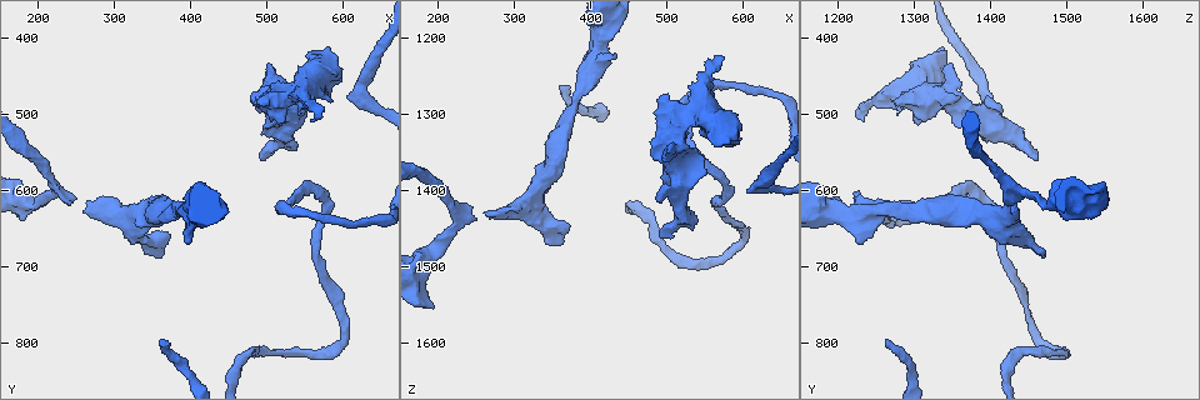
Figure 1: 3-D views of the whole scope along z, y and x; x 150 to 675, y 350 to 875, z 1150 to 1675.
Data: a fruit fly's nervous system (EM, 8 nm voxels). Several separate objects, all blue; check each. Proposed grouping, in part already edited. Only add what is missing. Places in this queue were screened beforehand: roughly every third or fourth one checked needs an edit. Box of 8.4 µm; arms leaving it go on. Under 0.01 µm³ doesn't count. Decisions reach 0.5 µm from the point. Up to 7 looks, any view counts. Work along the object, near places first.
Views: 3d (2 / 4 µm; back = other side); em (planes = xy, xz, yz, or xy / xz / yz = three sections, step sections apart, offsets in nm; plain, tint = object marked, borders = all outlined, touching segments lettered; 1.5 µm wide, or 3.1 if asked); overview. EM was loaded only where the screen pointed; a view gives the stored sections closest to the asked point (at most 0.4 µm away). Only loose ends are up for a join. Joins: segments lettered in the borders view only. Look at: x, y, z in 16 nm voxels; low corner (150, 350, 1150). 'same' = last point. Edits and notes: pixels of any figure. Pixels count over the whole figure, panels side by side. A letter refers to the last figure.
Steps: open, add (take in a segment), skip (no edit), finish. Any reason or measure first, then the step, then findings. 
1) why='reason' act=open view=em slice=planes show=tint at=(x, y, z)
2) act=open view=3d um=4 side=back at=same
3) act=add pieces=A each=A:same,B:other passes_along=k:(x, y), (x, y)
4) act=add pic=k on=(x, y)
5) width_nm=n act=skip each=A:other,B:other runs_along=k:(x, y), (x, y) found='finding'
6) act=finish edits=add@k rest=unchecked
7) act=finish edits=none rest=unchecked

why='free end' act=open view=3d um=2 side=back at=(430, 600, 1230)

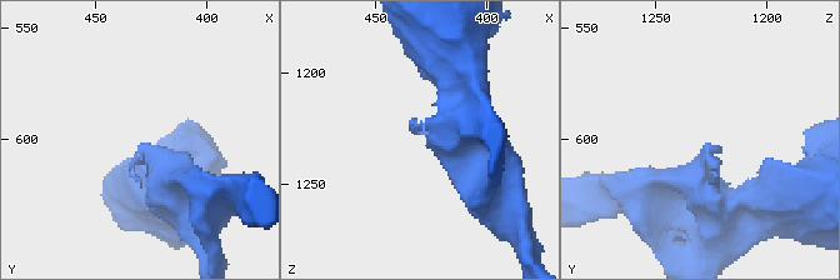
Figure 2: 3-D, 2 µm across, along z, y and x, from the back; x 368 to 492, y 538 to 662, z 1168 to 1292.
why='need the tissue' act=open view=em slice=planes show=tint at=(431, 605, 1227)

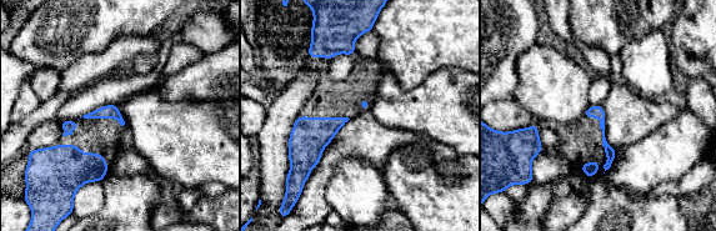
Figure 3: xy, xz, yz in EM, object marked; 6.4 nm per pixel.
why='what lies round it' act=open view=em slice=planes show=borders at=same

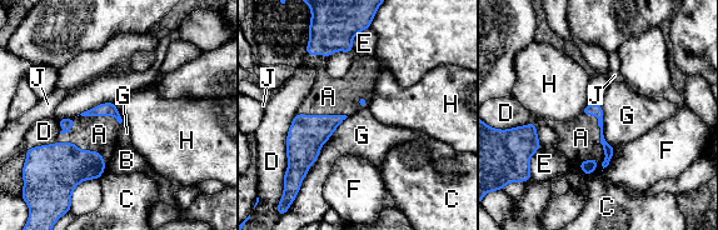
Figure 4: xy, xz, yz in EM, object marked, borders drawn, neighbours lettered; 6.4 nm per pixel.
act=add pieces=A each=A:same,B:other,C:other,D:other,E:other,F:other,G:other,H:other,J:other found='it goes on there'

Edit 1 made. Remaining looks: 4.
why='see it whole again' act=open view=overview

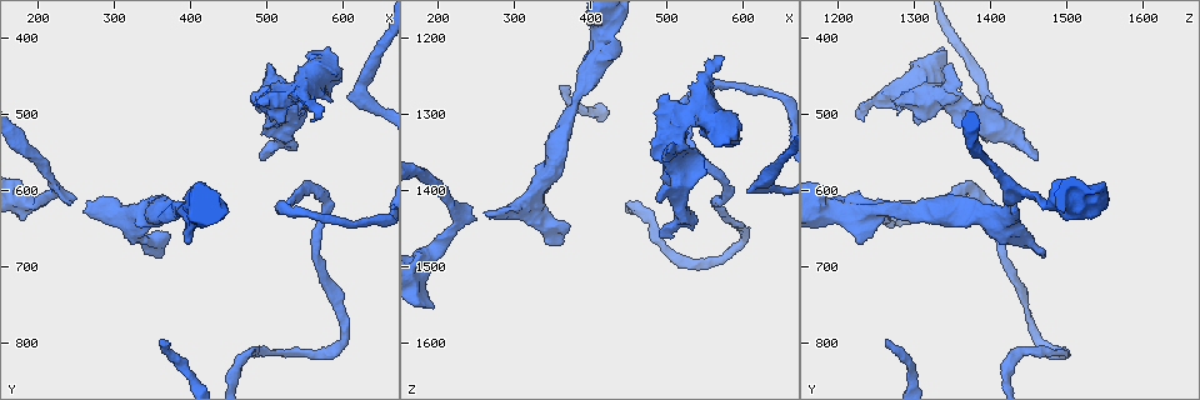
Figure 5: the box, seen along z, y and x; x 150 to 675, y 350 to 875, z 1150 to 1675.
why='thin end' act=open view=3d um=4 side=back at=(355, 800, 1265)

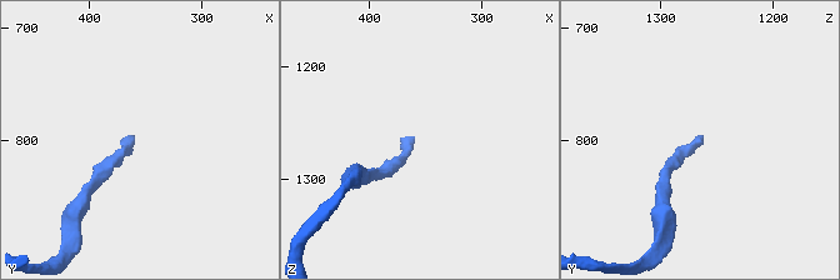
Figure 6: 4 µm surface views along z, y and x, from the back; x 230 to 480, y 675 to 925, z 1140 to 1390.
why='need the tissue' act=open view=em slice=xy step=8 show=borders at=(358, 800, 1264)

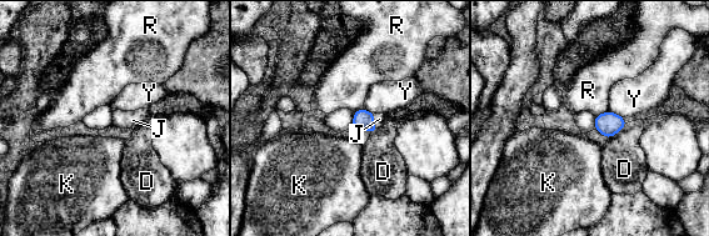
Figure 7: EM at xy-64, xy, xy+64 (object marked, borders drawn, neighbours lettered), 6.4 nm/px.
act=open view=em slice=planes show=borders at=same

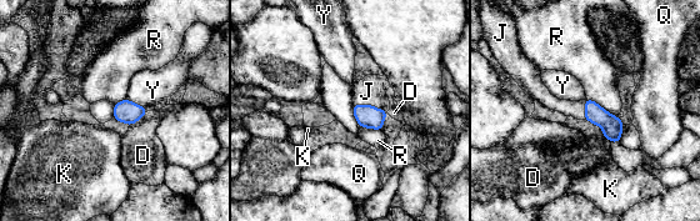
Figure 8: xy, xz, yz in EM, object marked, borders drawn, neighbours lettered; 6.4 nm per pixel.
longest_contact=R:240nm act=add pieces=J each=D:other,J:same,K:other,Q:other,R:other,Y:other passes_along=8:(368, 116), (370, 105), (371, 90) found='it goes on there'

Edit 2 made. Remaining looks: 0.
act=finish edits=add@4,add@8 rest=unchecked

